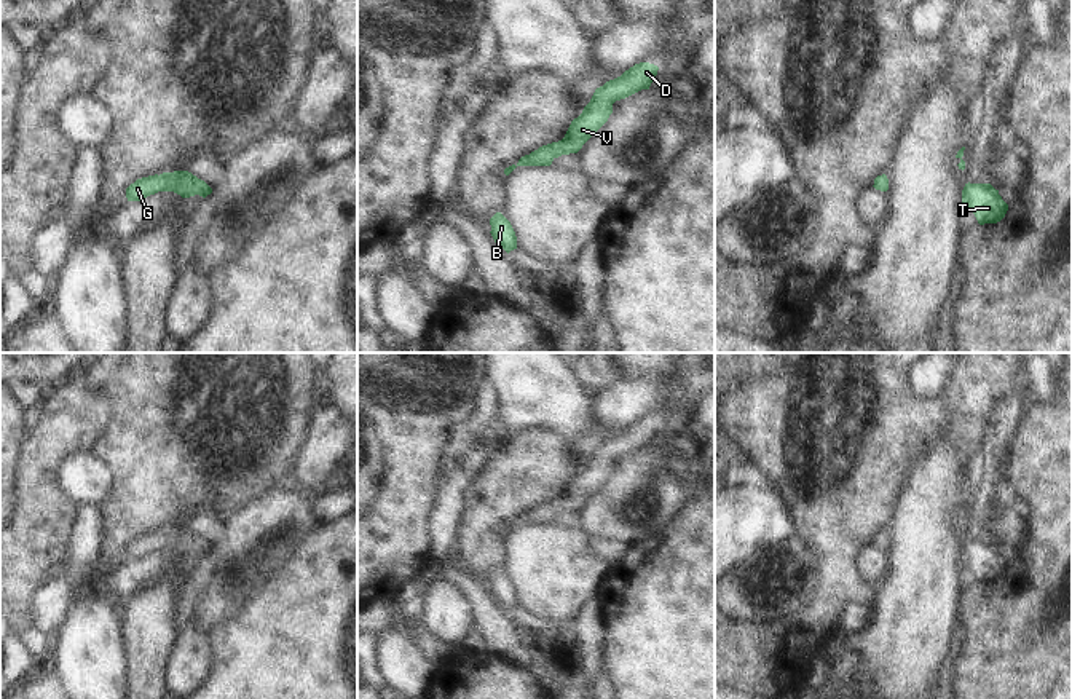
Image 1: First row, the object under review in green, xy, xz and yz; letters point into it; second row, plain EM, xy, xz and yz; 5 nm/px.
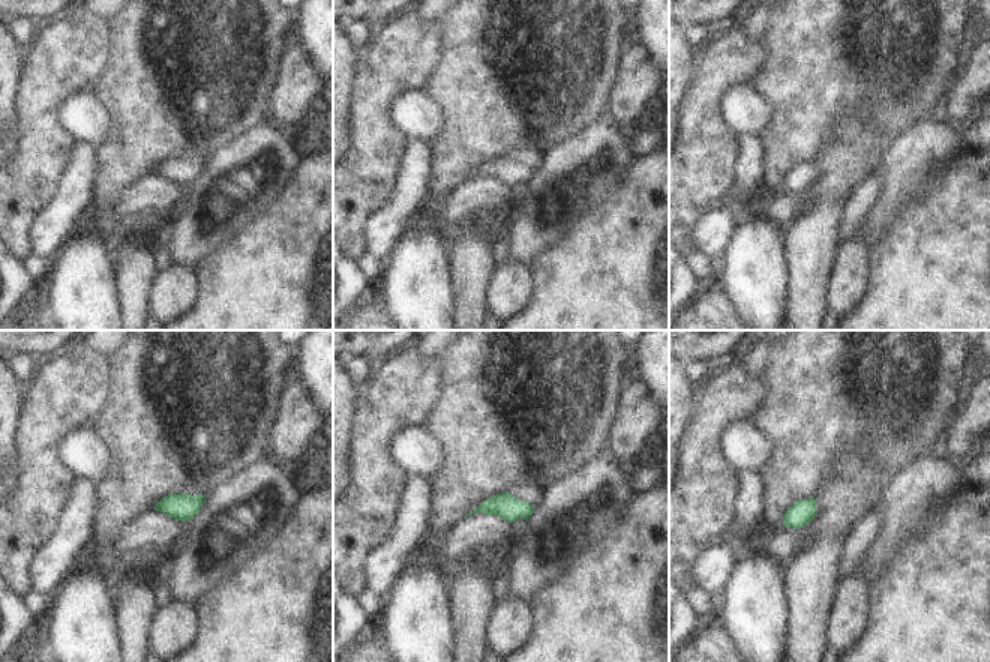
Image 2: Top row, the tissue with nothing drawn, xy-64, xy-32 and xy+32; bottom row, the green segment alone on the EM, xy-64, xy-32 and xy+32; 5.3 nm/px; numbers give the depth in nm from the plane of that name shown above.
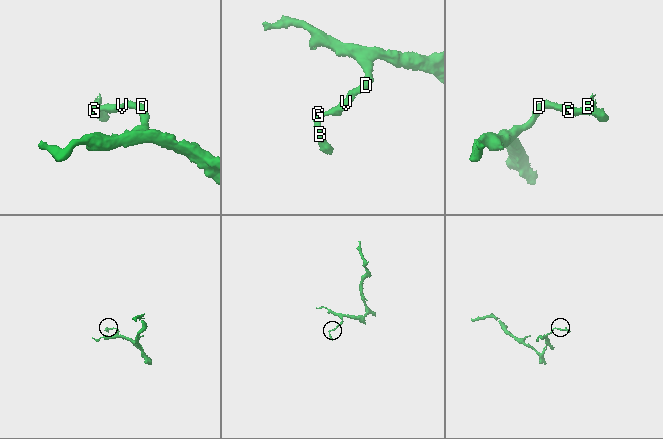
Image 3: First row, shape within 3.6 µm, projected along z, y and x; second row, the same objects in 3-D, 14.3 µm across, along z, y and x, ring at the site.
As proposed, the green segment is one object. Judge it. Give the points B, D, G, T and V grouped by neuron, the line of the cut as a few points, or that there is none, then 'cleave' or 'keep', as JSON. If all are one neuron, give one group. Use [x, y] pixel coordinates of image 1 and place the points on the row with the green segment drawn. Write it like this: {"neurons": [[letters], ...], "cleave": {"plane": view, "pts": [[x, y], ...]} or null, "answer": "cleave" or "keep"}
{"neurons": [["B", "D", "G", "T", "V"]], "cleave": null, "answer": "keep"}

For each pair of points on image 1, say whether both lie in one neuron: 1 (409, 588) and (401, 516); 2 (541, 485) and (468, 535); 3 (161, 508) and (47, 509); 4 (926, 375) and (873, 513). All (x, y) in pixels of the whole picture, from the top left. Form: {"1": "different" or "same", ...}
{"1": "different", "2": "same", "3": "different", "4": "different"}

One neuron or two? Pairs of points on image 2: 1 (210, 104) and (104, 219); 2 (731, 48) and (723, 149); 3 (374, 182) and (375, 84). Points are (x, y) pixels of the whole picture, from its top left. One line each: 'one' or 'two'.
1: one
2: one
3: one

